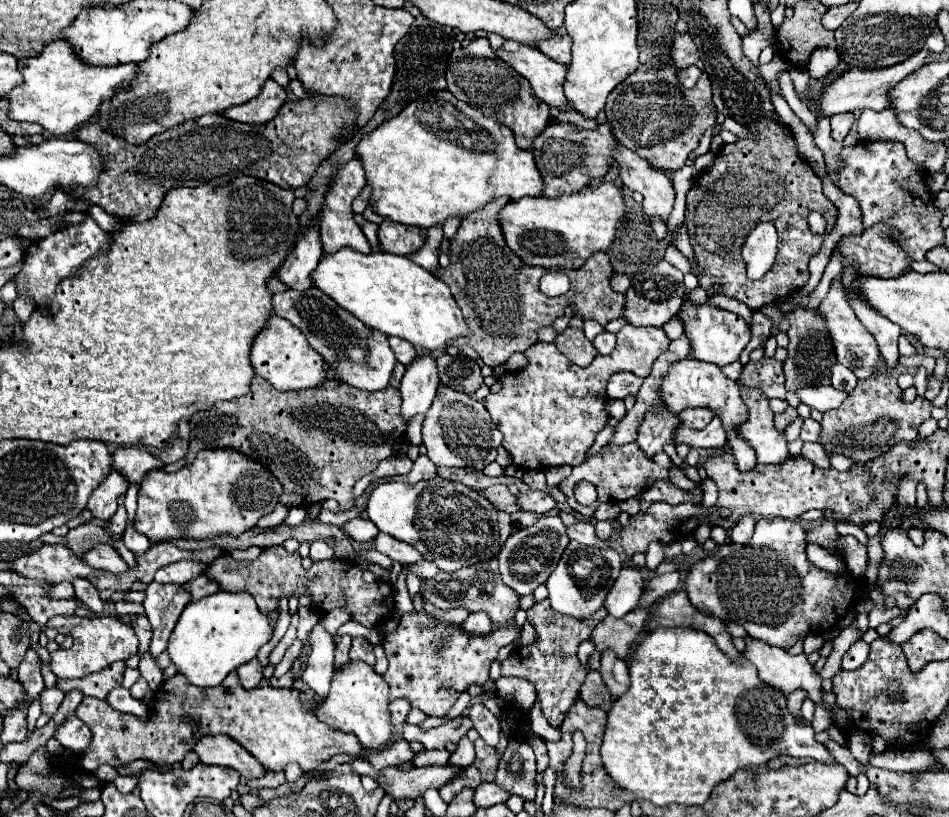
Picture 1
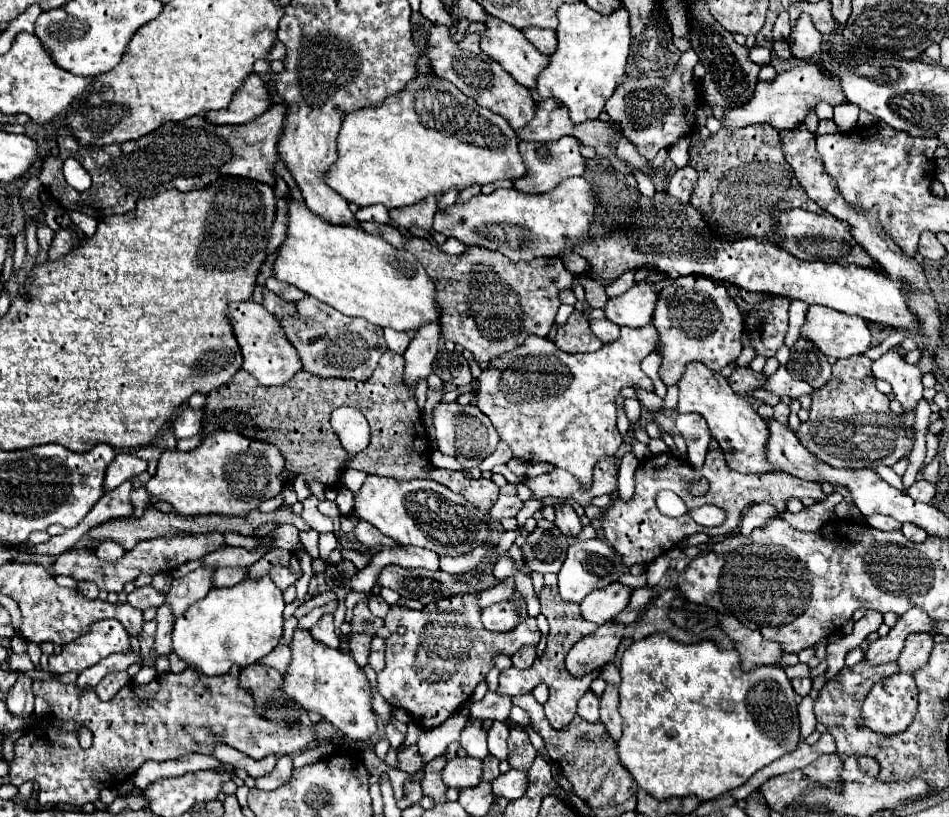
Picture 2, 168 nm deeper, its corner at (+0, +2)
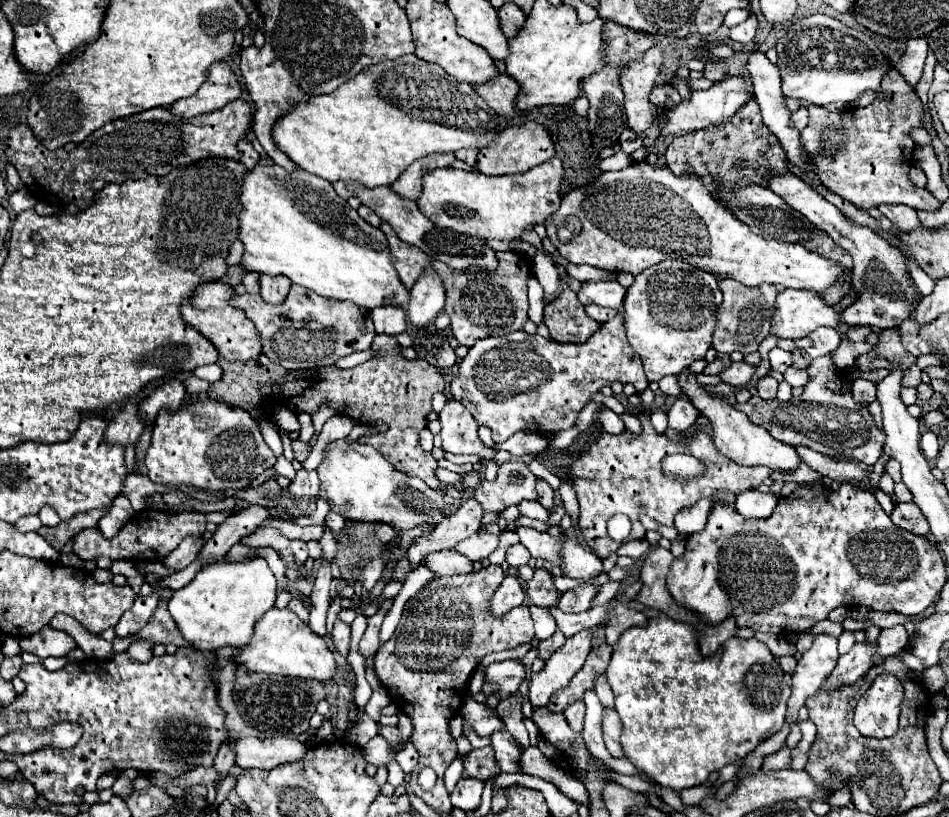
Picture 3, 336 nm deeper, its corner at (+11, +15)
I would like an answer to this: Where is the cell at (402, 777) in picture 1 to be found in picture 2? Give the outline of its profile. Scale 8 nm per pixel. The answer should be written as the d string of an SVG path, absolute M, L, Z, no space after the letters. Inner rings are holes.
M475 758L449 760L447 766L443 768L441 778L449 788L457 790L467 786L477 786L481 782L481 760Z

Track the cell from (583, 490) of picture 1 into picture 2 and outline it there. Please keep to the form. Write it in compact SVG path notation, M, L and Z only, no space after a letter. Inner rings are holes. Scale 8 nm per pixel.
M651 324L649 326L643 326L643 328L621 328L621 336L615 342L603 344L603 348L597 350L597 352L593 352L593 354L567 354L563 350L557 350L557 346L549 338L539 338L539 336L527 338L523 342L523 346L525 346L525 354L523 356L519 356L515 352L507 352L507 354L503 354L503 358L499 358L499 364L493 366L493 362L491 362L491 368L487 368L487 370L481 372L481 376L477 378L479 380L479 394L477 394L477 402L475 404L479 406L479 410L483 414L489 416L489 420L493 422L493 426L499 432L501 440L511 446L515 458L519 458L523 462L549 462L549 464L553 464L557 468L563 468L563 470L571 472L583 484L583 488L587 488L587 486L591 486L593 466L599 460L599 456L603 456L603 454L615 454L619 450L619 446L621 446L621 440L623 440L621 434L617 432L617 414L615 414L615 396L619 394L619 390L625 388L625 386L641 386L645 390L653 390L651 378L641 370L641 360L647 354L651 354L653 350L657 350L657 346L659 346L659 332Z

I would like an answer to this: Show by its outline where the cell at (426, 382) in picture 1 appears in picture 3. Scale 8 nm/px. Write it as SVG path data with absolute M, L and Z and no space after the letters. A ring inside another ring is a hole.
M426 267L420 279L410 289L410 305L408 319L416 327L426 327L436 319L436 315L444 309L444 283L432 267Z

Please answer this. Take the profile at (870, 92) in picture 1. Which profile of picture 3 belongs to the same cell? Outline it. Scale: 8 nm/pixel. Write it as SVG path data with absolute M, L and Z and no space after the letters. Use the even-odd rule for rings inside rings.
M728 77L720 83L714 83L710 89L706 91L692 91L690 99L682 99L676 107L672 109L664 109L660 115L666 117L664 127L660 129L660 135L676 135L676 133L688 133L688 131L698 131L704 129L708 125L716 125L716 123L724 123L728 117L732 117L736 113L738 107L742 107L746 101L750 99L750 87L742 77Z

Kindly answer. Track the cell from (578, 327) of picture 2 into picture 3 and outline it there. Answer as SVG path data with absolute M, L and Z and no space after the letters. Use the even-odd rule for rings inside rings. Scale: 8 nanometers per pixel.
M564 289L544 307L544 325L558 343L584 343L600 329L600 323L586 315L572 289Z

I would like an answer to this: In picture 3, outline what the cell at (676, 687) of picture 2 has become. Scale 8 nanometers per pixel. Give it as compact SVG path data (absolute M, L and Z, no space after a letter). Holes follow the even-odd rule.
M664 613L648 619L648 625L626 629L620 635L606 677L616 695L616 711L624 725L620 743L626 757L640 771L674 791L702 785L712 771L744 759L758 743L778 733L784 725L786 701L792 693L778 659L758 639L734 637L716 655L704 657L698 651L694 629Z

